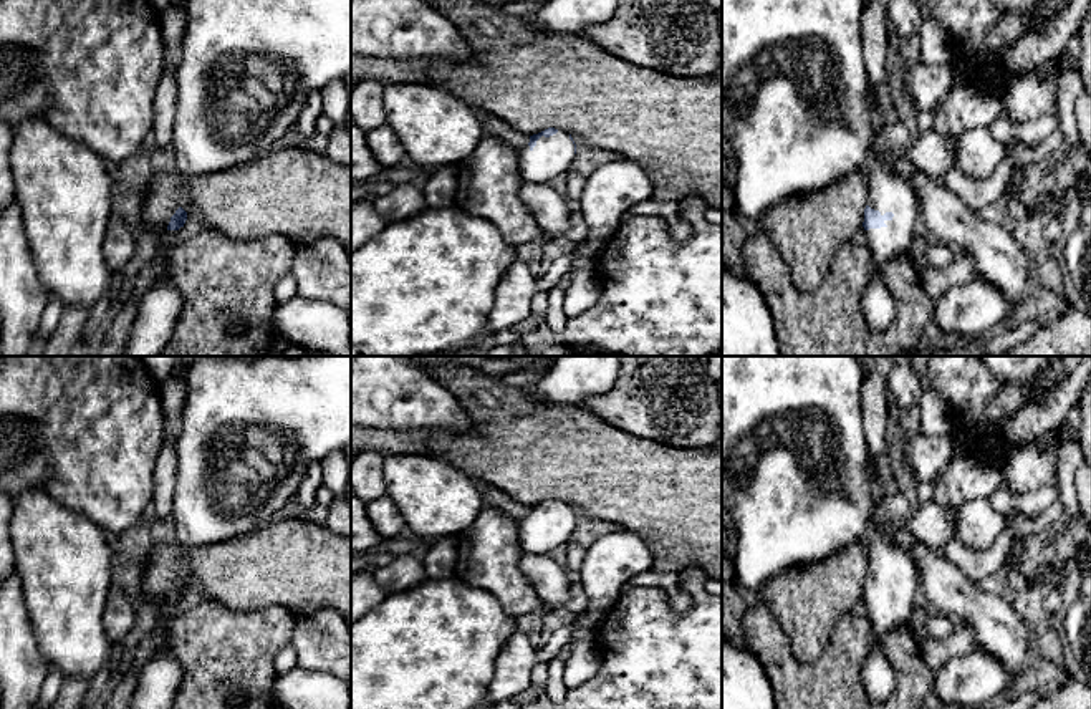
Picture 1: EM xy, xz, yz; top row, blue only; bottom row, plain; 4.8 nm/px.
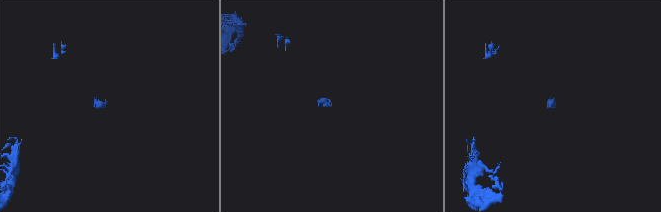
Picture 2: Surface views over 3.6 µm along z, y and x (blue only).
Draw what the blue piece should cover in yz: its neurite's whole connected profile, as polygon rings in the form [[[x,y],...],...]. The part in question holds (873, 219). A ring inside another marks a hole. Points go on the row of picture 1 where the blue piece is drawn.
[[[722,0],[722,134],[732,146],[737,159],[733,181],[735,207],[732,214],[740,214],[753,220],[758,220],[780,200],[821,191],[839,181],[848,172],[861,171],[868,177],[868,205],[864,209],[863,227],[866,230],[866,245],[872,258],[872,270],[871,282],[861,300],[861,311],[869,330],[872,333],[881,333],[892,325],[897,315],[897,305],[882,278],[882,270],[891,260],[911,253],[914,225],[919,215],[919,197],[909,181],[894,171],[892,162],[889,162],[879,149],[879,137],[886,129],[884,94],[868,93],[868,70],[864,65],[864,46],[861,33],[861,17],[864,5],[866,0]]]

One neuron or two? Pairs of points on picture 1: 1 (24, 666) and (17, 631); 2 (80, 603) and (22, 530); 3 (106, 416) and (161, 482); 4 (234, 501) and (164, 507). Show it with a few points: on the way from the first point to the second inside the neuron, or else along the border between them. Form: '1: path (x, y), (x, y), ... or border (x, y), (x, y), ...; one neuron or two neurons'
1: path (17, 658), (17, 640); one neuron
2: path (65, 585), (65, 573), (40, 549); one neuron
3: border (164, 436), (156, 461), (154, 489), (149, 502); two neurons
4: border (177, 469), (173, 512), (169, 516); two neurons

